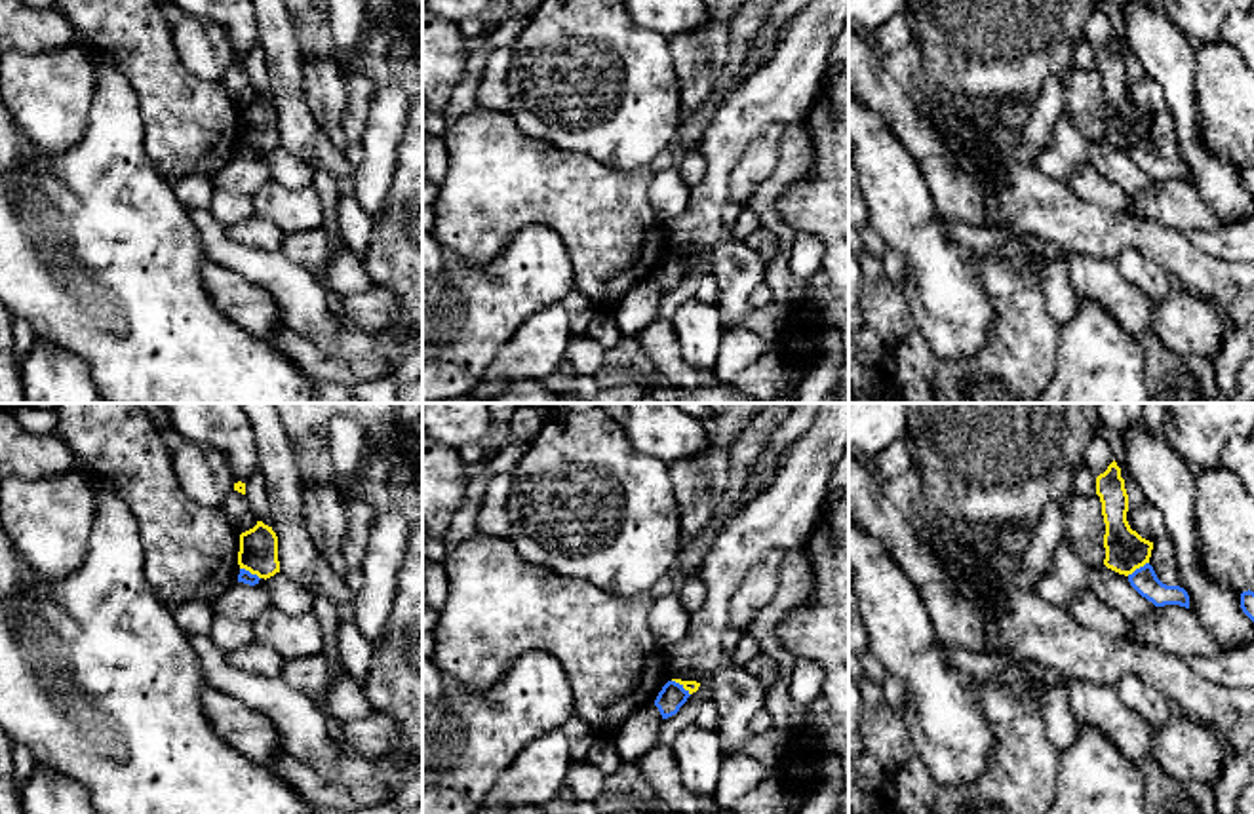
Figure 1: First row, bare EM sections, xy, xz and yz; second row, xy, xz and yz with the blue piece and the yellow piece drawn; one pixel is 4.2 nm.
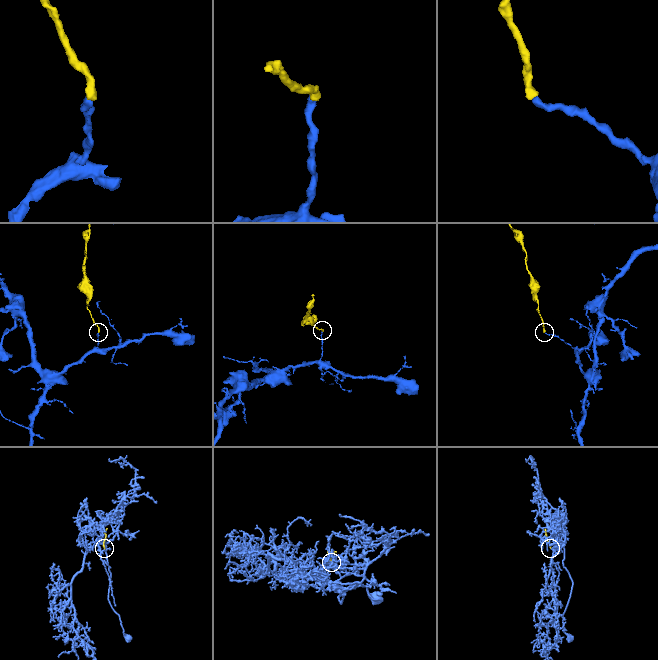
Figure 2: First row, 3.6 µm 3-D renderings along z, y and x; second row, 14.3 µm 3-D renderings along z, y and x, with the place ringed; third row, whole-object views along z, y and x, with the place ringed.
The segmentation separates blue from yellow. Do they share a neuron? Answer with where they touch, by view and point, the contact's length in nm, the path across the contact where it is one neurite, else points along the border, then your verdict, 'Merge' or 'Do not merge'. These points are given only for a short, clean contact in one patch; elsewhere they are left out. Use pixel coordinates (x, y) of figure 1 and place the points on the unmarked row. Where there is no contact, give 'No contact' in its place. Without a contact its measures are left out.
Touches blue at yz (1136, 143). Shared border 110 nm. Boundary: yz (1148, 135), (1127, 149). Do not merge

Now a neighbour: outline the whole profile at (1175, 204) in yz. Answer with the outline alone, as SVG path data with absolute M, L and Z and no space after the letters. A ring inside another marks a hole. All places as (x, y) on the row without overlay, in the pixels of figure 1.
M1180 179L1157 181L1151 188L1132 194L1136 215L1187 234L1191 230L1218 230L1225 221L1195 188Z

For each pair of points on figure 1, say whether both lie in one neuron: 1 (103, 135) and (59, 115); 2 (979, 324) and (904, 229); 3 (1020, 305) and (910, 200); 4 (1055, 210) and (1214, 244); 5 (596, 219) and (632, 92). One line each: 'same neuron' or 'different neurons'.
1: different neurons
2: same neuron
3: different neurons
4: different neurons
5: different neurons

